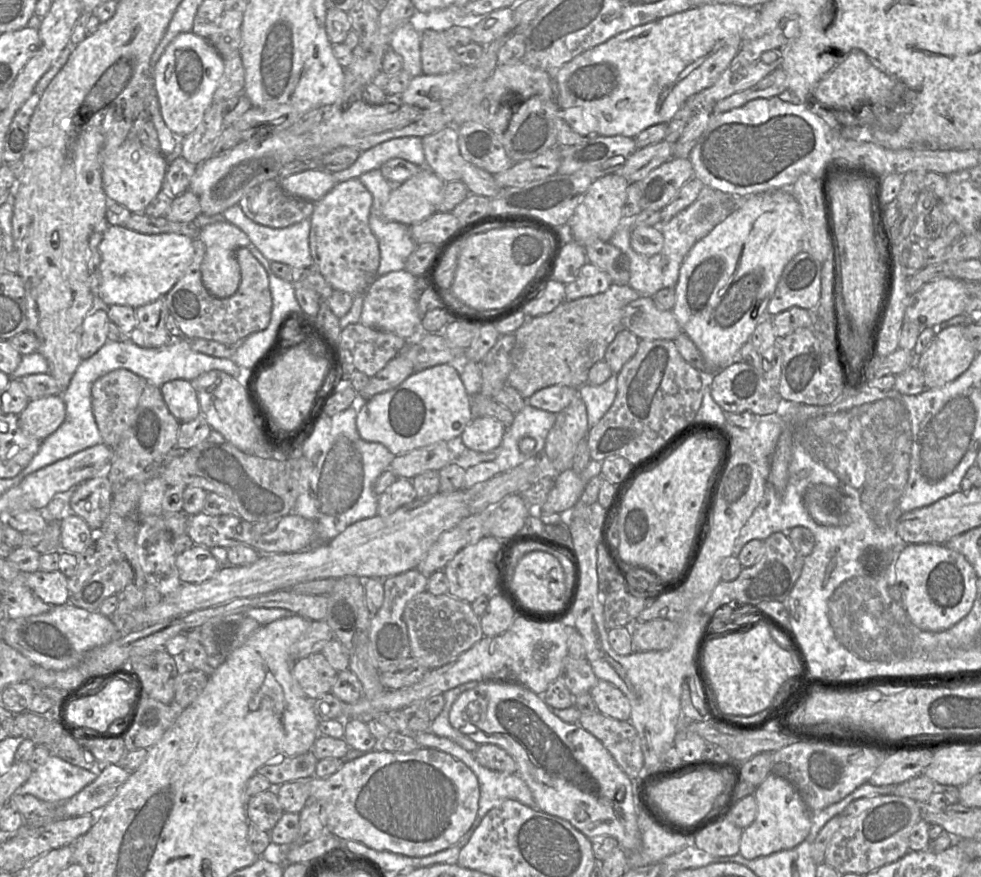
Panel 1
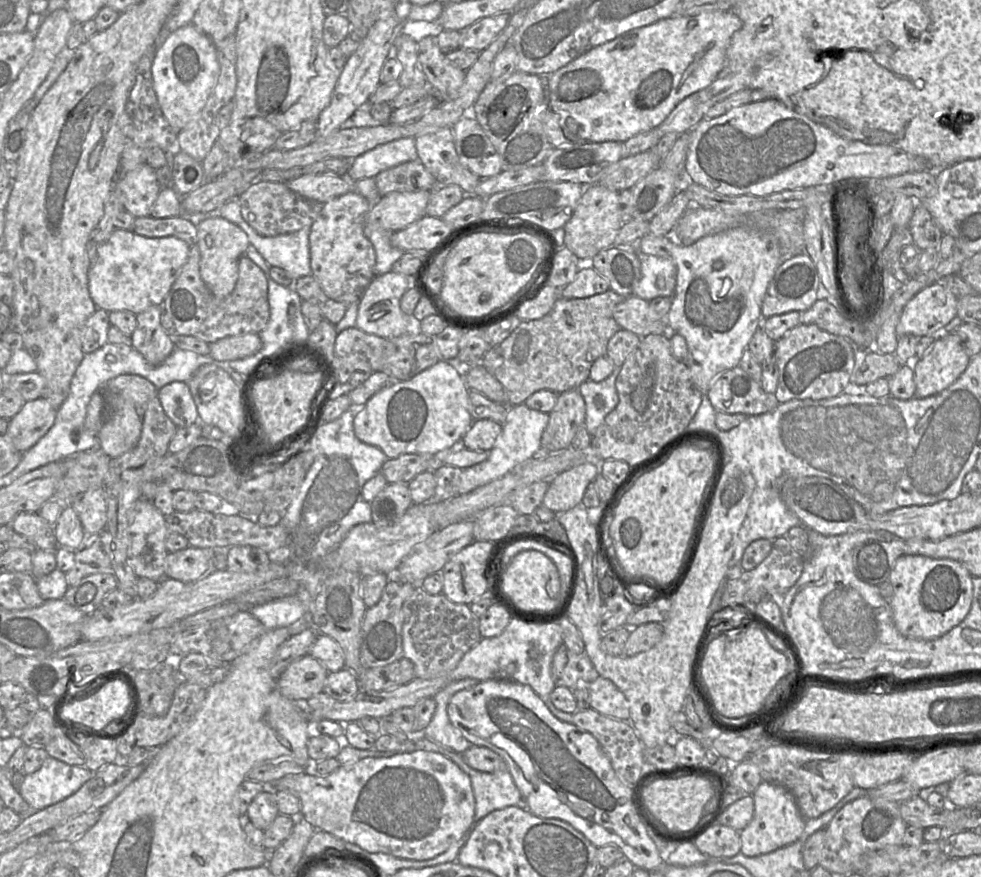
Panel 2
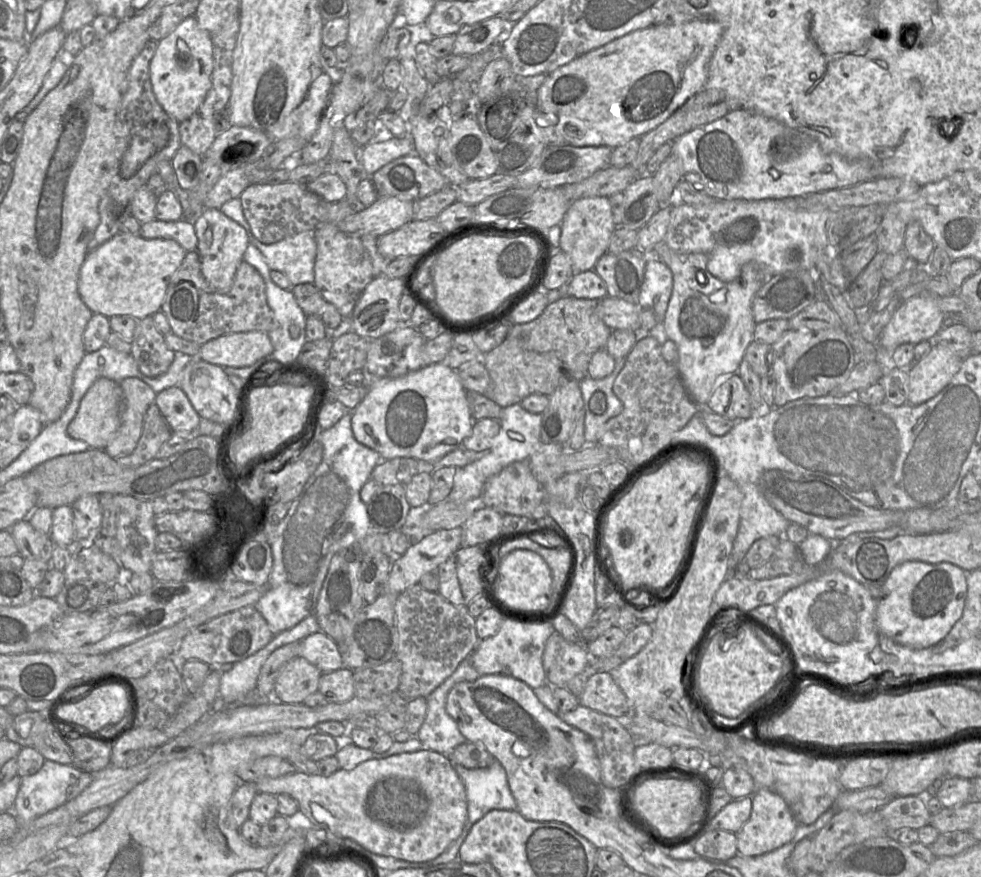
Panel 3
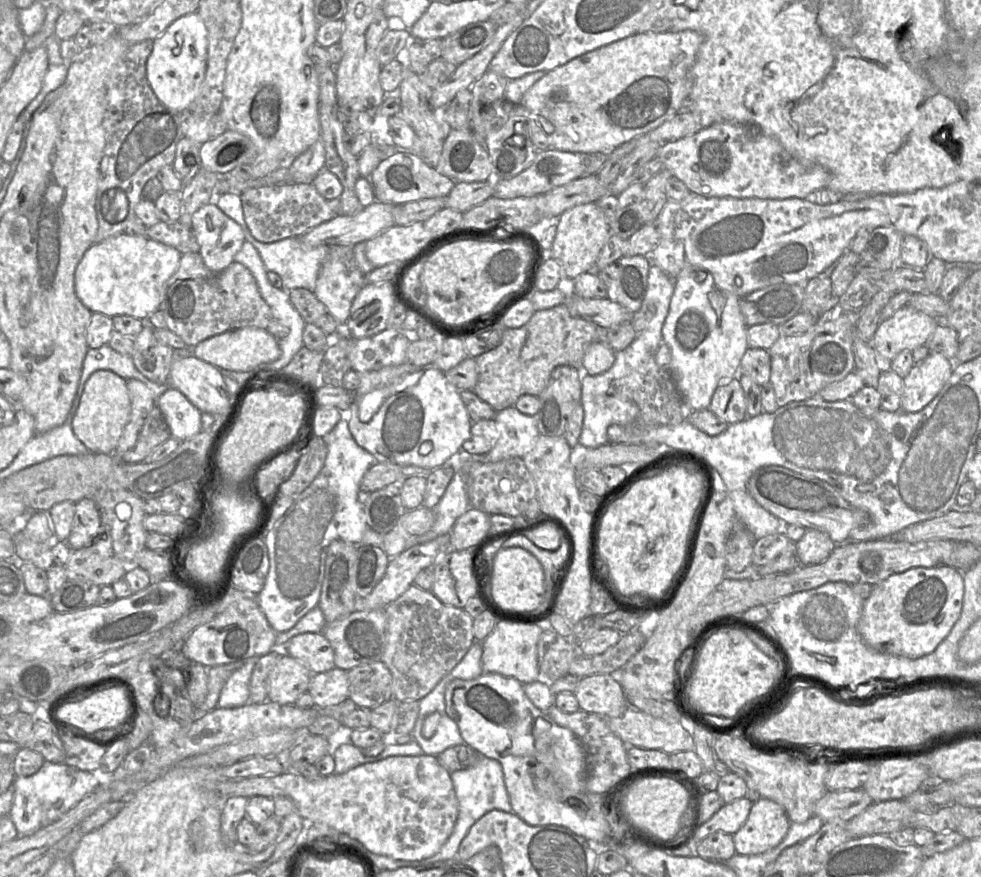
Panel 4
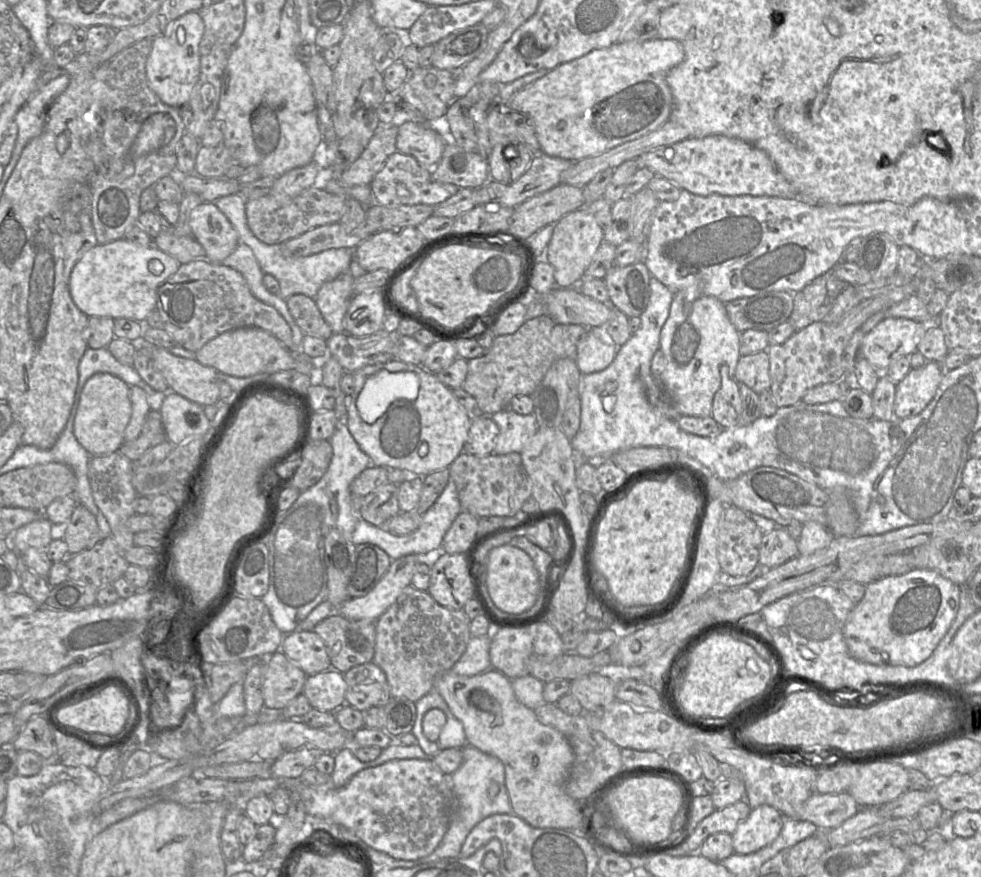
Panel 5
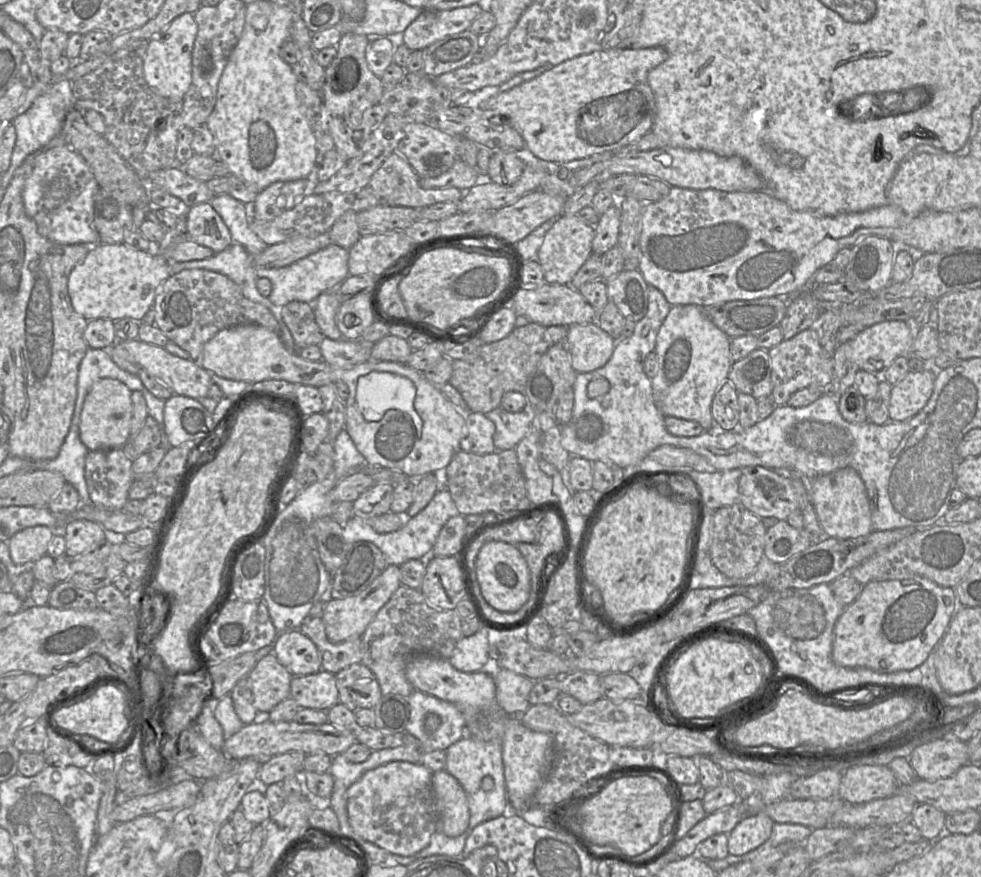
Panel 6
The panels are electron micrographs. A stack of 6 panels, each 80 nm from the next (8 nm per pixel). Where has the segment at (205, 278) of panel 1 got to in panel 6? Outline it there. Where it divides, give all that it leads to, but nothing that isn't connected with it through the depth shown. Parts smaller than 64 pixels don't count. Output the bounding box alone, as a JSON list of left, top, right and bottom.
[186,203,232,253]

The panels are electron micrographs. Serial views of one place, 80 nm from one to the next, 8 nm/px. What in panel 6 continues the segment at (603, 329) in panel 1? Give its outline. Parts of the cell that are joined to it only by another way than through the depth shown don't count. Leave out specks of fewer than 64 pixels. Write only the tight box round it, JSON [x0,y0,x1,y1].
[449,322,567,414]

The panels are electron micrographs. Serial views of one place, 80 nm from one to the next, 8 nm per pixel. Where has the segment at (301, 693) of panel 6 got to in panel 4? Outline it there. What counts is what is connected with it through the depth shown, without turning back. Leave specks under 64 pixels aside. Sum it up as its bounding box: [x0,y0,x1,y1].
[308,667,349,709]

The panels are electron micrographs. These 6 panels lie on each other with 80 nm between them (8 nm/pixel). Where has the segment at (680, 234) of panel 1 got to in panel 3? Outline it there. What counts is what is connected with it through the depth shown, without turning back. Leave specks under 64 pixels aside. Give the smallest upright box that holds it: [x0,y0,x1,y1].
[638,256,673,336]

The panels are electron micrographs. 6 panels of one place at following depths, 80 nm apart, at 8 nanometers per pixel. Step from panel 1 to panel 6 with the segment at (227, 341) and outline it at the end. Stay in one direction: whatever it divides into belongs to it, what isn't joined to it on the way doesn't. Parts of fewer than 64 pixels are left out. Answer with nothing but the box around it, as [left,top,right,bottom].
[153,269,279,361]

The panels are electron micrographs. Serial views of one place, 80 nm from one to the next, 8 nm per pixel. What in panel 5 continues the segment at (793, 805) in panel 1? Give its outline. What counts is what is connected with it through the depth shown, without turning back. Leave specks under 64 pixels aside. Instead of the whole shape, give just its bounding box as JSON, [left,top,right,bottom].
[731,805,784,854]

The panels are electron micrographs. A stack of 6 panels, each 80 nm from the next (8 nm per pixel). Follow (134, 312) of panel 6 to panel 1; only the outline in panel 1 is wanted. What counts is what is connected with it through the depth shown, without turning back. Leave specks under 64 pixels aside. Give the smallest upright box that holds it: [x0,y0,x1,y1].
[98,226,194,308]

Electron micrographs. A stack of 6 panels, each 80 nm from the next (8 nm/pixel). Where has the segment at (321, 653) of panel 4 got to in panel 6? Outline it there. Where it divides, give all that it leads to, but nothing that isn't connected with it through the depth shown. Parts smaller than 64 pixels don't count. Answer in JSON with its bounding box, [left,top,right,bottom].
[273,629,322,676]

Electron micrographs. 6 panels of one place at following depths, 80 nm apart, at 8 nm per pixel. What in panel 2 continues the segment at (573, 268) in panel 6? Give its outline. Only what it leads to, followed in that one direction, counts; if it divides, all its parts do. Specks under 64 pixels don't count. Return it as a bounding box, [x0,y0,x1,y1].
[564,183,622,260]

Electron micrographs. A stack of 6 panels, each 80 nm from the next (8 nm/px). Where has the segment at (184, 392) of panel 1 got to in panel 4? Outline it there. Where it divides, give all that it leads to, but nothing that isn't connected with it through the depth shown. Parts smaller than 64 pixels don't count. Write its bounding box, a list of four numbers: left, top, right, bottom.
[157,387,202,441]

